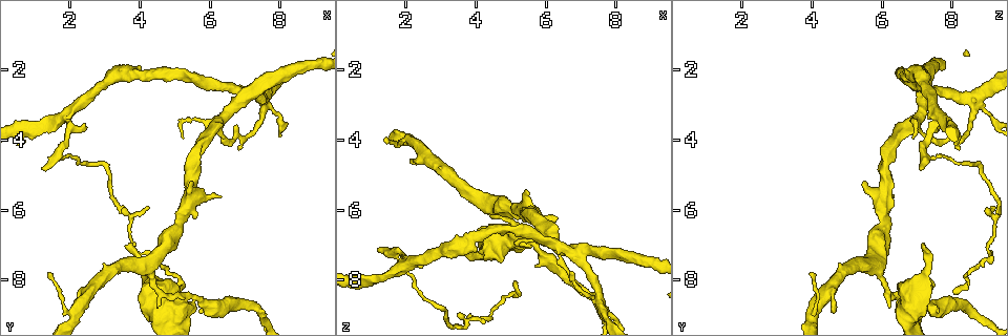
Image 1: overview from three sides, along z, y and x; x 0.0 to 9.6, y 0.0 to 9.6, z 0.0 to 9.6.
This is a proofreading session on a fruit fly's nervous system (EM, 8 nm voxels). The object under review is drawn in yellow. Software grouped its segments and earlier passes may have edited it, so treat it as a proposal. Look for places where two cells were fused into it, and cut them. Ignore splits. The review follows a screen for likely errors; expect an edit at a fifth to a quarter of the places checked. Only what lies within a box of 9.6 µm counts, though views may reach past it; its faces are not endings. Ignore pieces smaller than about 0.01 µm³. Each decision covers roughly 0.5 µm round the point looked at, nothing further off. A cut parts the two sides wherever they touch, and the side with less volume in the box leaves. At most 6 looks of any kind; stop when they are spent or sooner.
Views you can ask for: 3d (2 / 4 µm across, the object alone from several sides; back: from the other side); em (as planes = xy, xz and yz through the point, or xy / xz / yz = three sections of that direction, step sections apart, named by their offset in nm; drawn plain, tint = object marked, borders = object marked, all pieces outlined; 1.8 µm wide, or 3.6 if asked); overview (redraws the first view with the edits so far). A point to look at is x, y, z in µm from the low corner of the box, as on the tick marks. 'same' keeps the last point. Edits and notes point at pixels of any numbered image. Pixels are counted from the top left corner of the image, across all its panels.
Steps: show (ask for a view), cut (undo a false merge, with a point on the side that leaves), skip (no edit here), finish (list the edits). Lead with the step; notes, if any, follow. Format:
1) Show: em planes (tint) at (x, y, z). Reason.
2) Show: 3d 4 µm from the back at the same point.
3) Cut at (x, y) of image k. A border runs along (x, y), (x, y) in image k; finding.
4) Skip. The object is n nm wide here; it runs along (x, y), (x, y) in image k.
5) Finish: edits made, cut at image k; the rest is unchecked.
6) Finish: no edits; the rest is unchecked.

Show: em xz step 4 (tint) at (5.65, 8.55, 7.05). Thin neck.

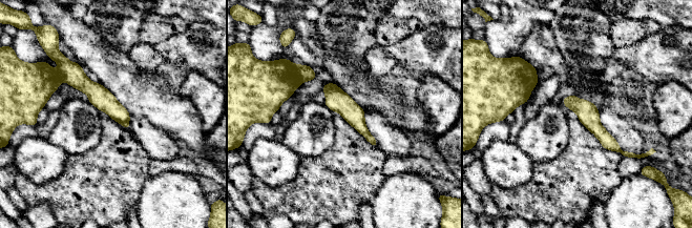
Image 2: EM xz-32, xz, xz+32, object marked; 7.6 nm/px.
Cut at (268, 84) of image 2. A border runs along (295, 64), (296, 71), (301, 81) in image 2; two cells meet here.

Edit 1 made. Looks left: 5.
Show: overview. See it whole again.

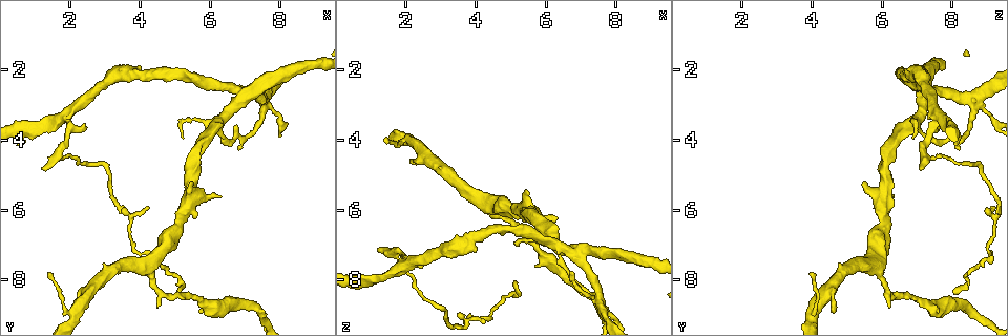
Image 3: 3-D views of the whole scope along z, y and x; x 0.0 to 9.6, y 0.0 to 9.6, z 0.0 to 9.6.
Show: em planes (plain) at (7.60, 2.85, 8.65).

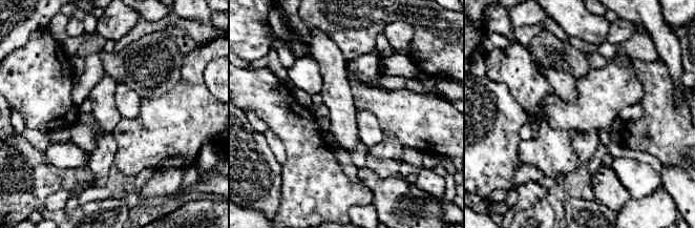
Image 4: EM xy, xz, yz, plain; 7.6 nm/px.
Show: em planes (tint) at the same point.

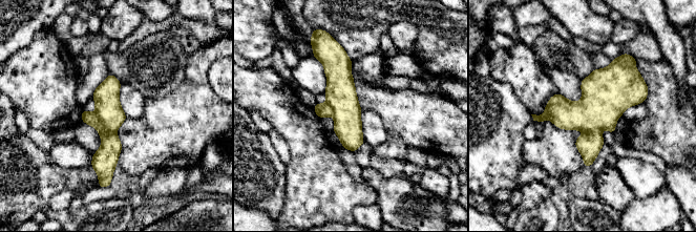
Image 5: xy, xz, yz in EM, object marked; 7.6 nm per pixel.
Cut at (340, 92) of image 5. A second cell is stuck on.

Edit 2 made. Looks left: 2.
Finish: edits made, cut at image 2, cut at image 5; the rest is unchecked.

